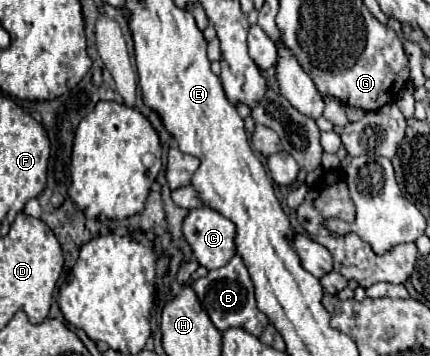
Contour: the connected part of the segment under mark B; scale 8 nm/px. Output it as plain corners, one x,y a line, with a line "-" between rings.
235,255
227,265
223,265
221,269
213,269
209,271
207,277
193,281
193,291
199,299
199,303
203,305
203,309
207,311
209,319
213,321
213,325
219,331
227,331
231,327
241,327
247,333
259,337
263,333
263,329
269,325
269,319
265,313
261,313
257,309
257,301
255,301
255,289
249,277
249,271
243,263
243,259
239,255

